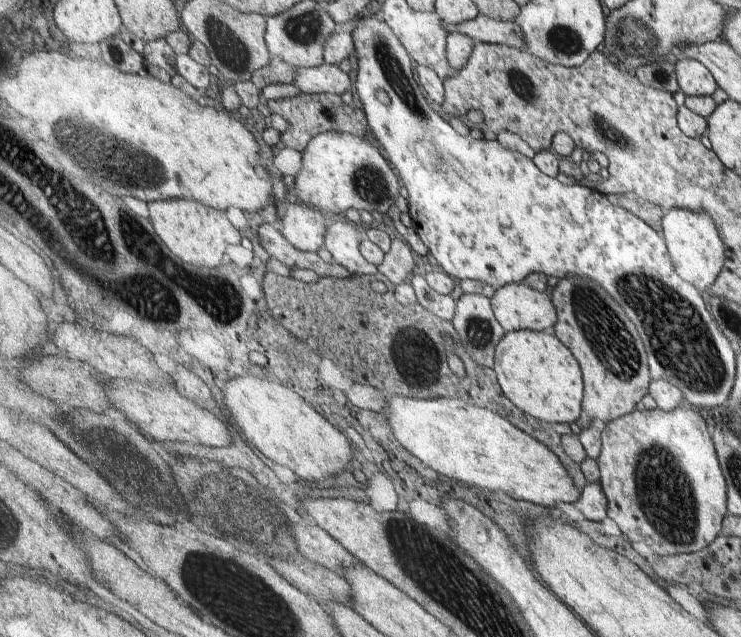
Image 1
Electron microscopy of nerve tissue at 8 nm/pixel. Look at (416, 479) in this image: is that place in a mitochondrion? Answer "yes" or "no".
no

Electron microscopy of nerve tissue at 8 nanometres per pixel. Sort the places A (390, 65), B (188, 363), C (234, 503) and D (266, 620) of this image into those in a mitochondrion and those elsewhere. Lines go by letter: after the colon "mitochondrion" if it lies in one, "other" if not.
A: mitochondrion
B: other
C: mitochondrion
D: mitochondrion

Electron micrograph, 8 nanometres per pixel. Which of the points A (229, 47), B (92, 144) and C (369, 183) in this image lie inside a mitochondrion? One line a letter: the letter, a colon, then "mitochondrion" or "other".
A: mitochondrion
B: mitochondrion
C: mitochondrion

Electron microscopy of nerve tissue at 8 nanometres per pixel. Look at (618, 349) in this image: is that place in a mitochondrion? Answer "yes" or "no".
yes

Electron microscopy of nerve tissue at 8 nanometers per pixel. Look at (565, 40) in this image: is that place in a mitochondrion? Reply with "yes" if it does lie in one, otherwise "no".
yes

